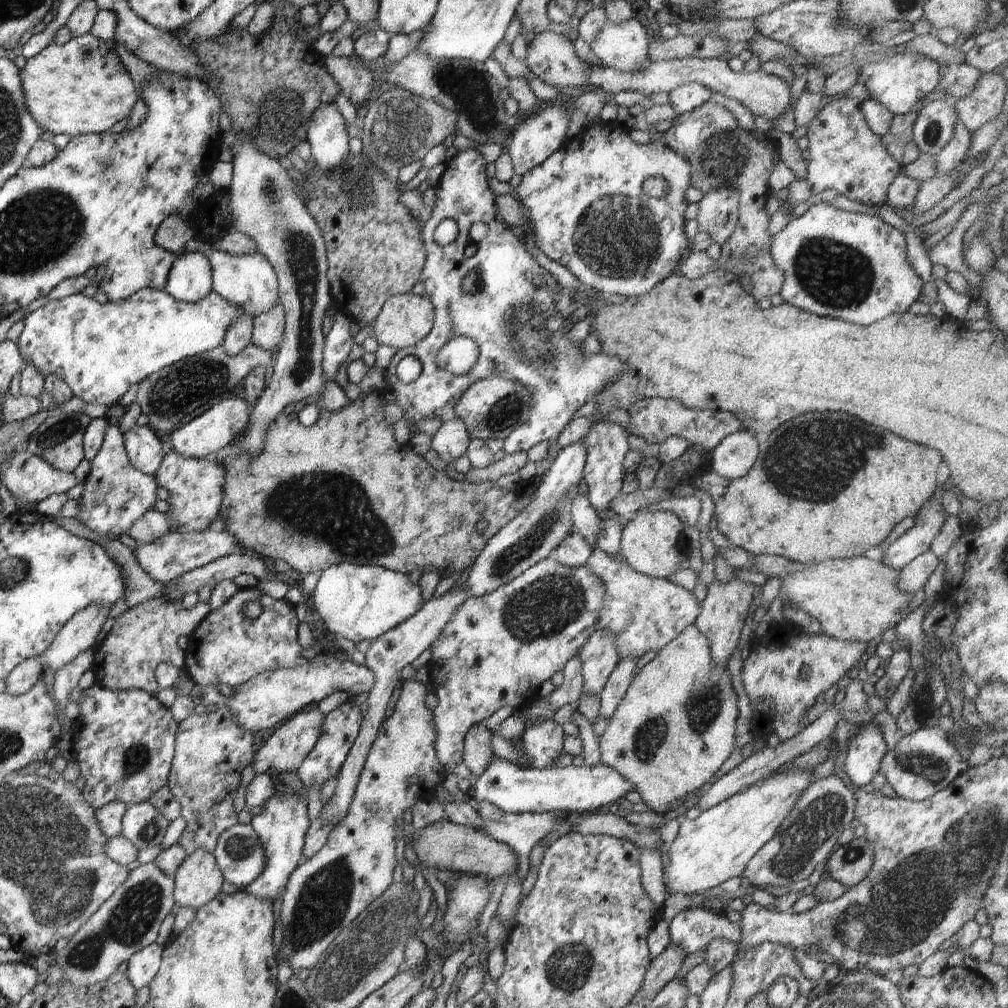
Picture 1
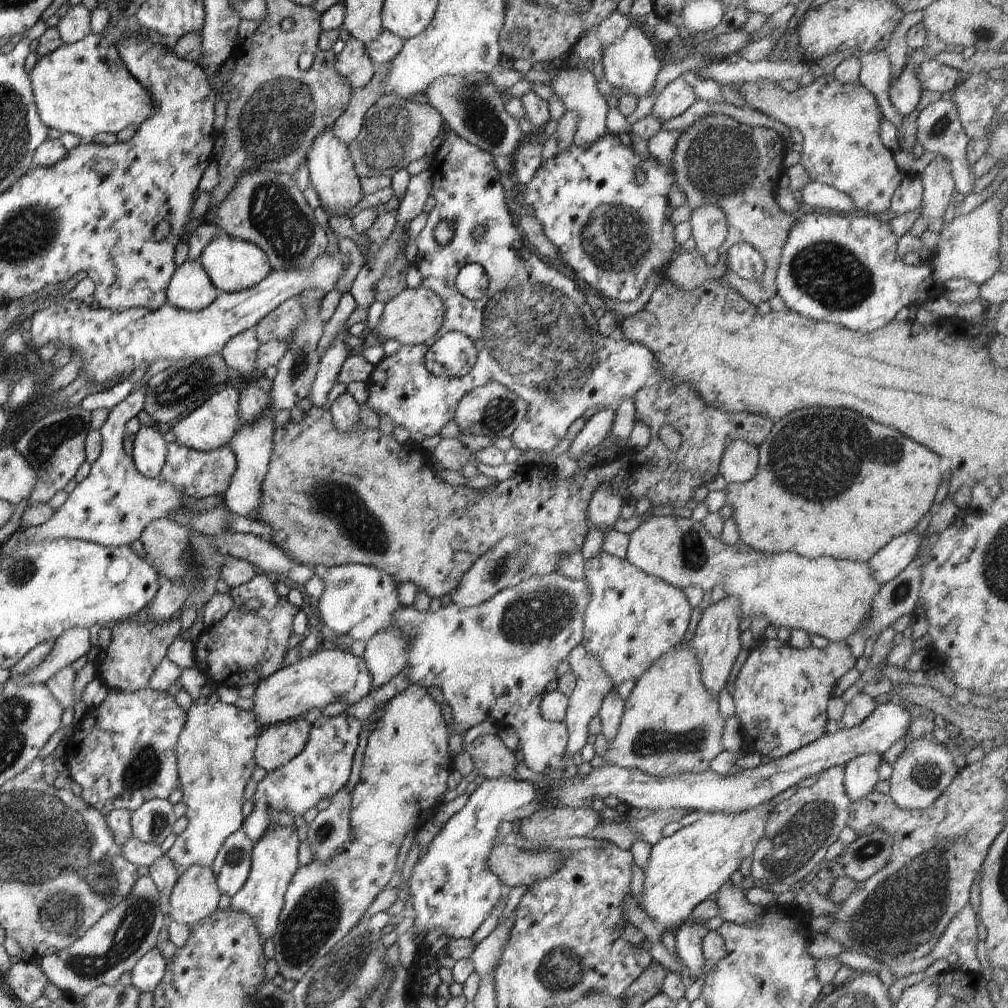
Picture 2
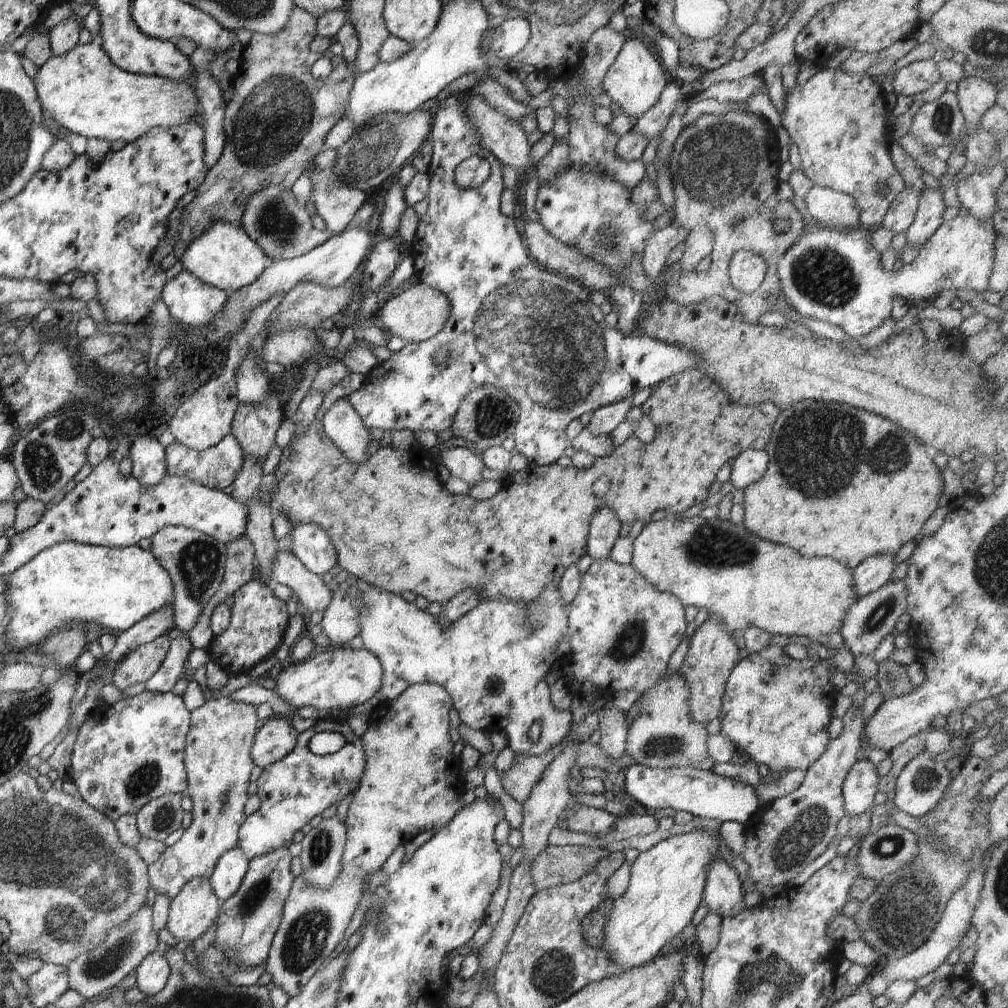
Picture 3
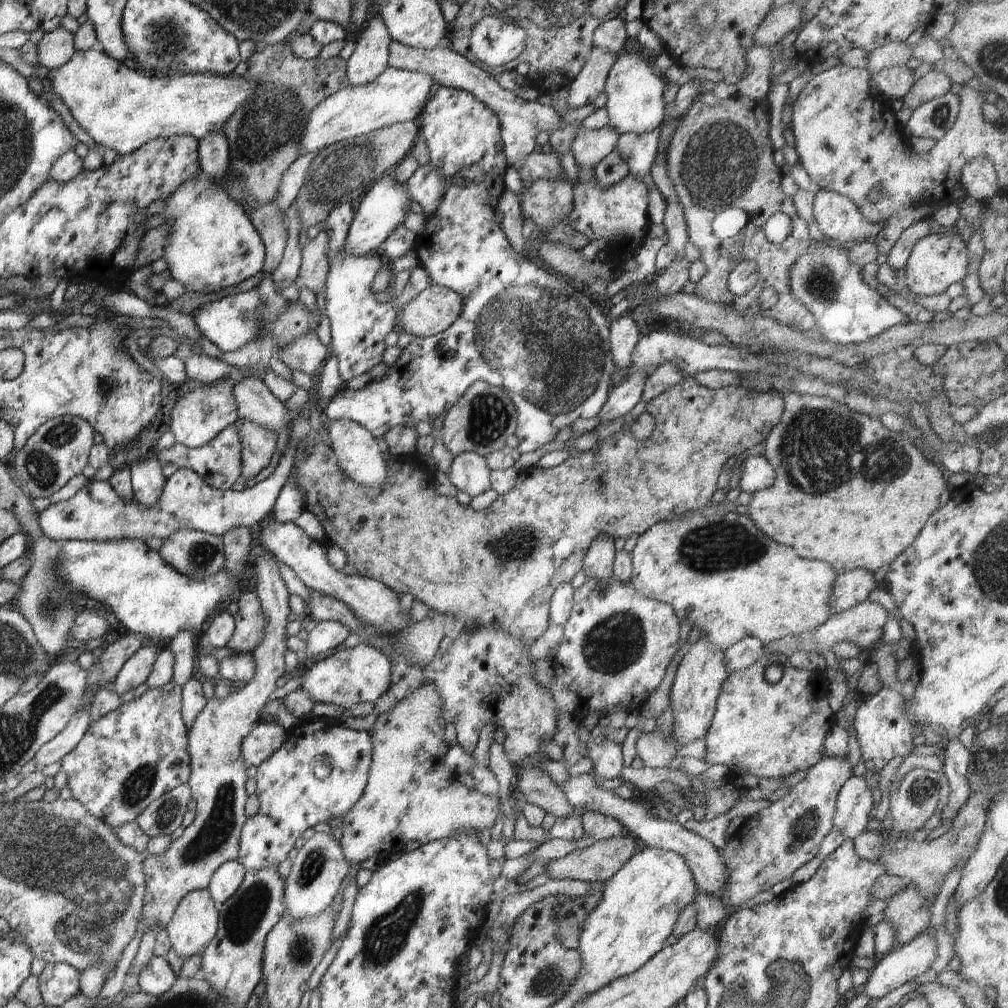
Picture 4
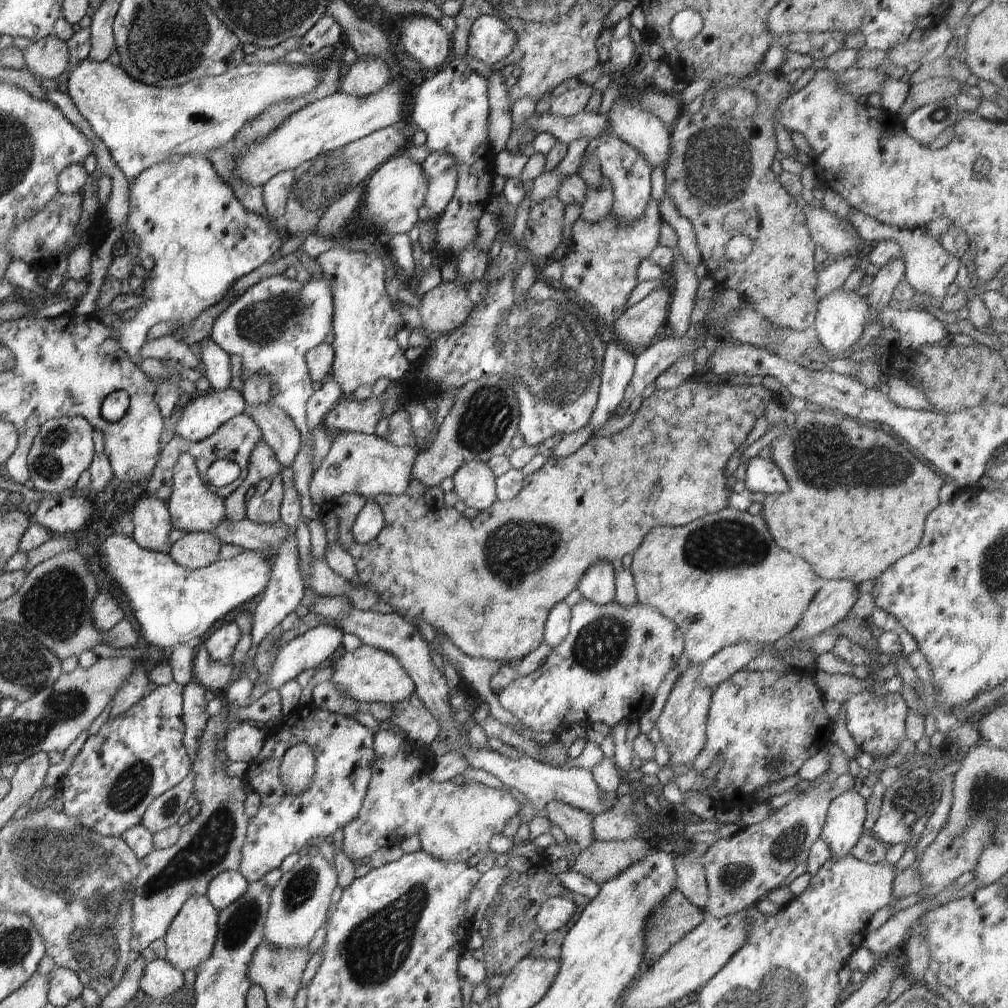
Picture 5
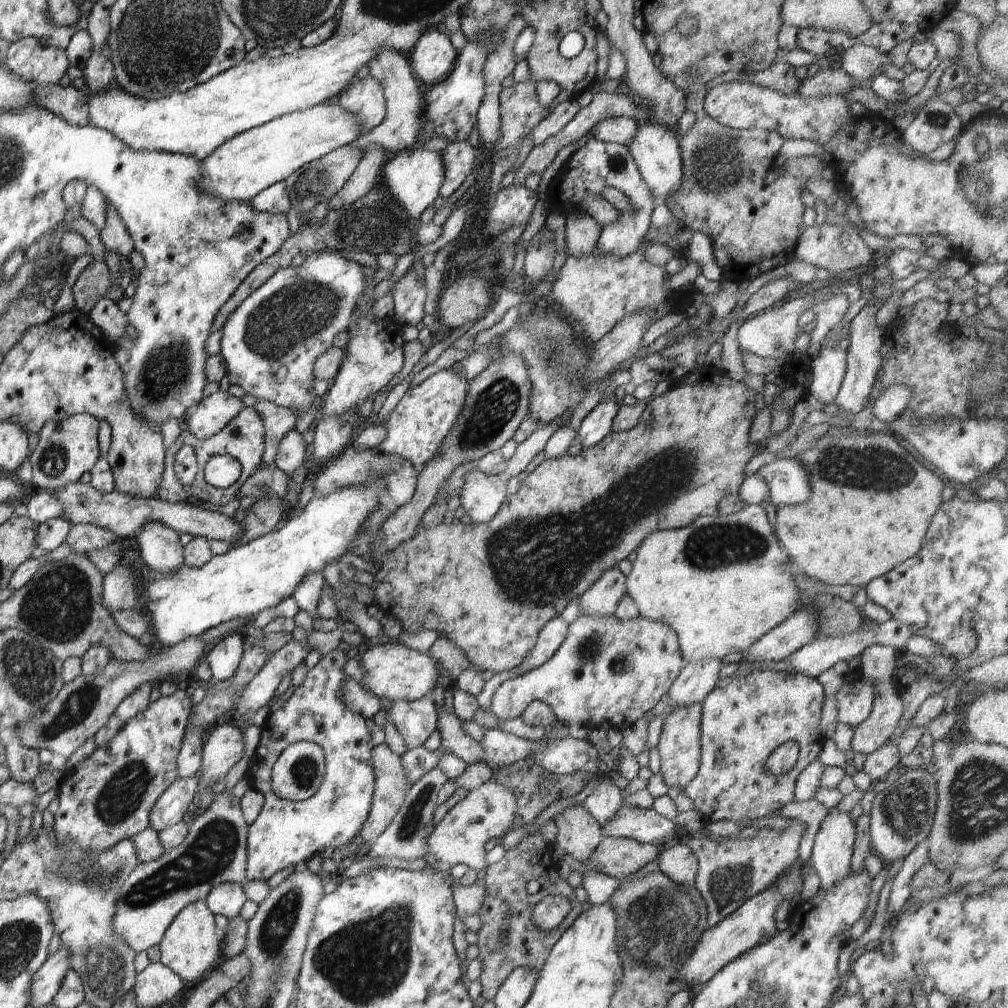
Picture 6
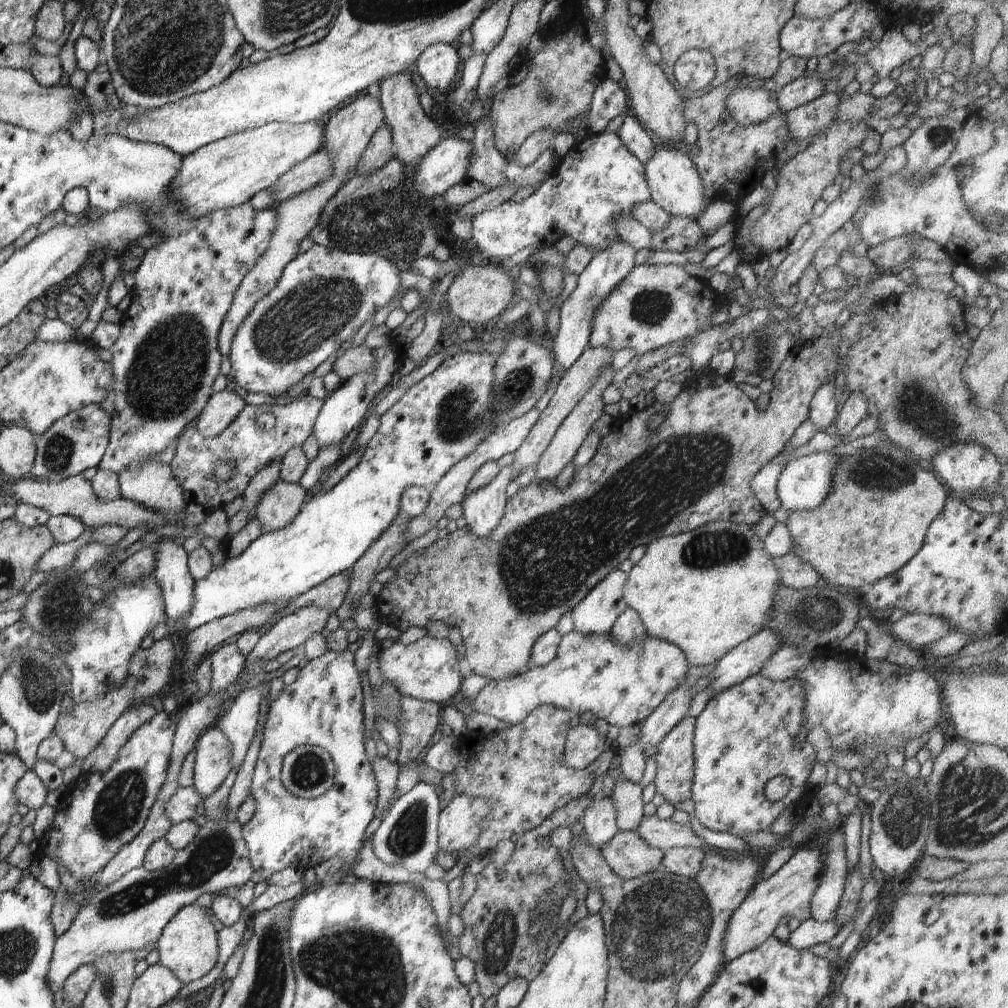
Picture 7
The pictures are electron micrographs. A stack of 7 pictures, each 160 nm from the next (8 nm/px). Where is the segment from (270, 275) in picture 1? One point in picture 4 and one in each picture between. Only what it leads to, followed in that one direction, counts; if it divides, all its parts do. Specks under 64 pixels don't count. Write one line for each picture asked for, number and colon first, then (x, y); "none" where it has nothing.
2: (232, 264)
3: (224, 256)
4: (213, 244)

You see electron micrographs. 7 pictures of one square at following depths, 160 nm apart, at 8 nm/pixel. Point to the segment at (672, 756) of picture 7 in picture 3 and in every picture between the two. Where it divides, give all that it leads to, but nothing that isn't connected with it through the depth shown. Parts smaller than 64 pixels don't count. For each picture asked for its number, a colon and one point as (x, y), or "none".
3: (712, 655)
4: (699, 677)
5: (682, 726)
6: (679, 748)

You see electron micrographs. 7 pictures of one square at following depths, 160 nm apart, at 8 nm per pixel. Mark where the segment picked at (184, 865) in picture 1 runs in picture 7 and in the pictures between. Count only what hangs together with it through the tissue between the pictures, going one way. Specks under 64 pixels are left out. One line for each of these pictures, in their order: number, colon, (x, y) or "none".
2: (195, 896)
3: (192, 911)
4: (191, 928)
5: (190, 939)
6: (192, 946)
7: (188, 945)

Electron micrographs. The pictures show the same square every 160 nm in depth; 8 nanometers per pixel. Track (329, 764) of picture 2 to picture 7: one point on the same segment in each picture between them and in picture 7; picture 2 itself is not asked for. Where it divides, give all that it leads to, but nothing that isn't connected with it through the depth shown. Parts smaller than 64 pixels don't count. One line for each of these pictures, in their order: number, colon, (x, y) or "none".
3: (292, 791)
4: (319, 773)
5: (285, 824)
6: (286, 832)
7: (323, 707)

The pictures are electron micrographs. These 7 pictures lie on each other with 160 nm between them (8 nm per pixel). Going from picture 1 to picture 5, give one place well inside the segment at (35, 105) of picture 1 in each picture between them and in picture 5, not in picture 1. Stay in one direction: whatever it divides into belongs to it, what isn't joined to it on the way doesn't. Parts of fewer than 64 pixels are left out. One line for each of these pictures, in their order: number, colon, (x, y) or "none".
2: (83, 88)
3: (83, 90)
4: (121, 108)
5: (141, 125)

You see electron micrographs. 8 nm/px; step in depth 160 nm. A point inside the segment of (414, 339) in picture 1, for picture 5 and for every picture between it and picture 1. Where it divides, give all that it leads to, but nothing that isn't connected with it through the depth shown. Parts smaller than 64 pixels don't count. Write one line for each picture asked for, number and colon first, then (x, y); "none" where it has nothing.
2: (414, 316)
3: (419, 313)
4: (428, 314)
5: (445, 308)

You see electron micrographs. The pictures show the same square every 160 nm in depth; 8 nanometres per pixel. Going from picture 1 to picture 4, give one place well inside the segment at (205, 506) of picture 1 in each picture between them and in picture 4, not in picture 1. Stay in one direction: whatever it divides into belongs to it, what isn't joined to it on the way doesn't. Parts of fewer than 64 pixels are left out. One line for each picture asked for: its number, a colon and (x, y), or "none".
2: (199, 474)
3: (217, 467)
4: (219, 463)

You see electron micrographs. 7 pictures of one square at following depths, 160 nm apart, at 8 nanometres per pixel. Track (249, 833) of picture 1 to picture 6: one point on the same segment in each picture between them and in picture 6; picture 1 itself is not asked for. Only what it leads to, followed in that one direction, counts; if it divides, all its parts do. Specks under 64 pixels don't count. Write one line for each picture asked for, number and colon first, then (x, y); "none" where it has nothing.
2: (232, 866)
3: (231, 868)
4: (228, 876)
5: (226, 887)
6: (227, 900)

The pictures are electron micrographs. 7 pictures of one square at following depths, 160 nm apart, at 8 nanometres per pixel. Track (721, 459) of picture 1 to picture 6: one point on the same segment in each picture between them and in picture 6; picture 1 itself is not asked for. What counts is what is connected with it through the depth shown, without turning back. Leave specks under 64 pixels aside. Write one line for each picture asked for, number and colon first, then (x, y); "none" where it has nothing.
2: (740, 462)
3: (749, 467)
4: (757, 473)
5: (763, 475)
6: (789, 484)

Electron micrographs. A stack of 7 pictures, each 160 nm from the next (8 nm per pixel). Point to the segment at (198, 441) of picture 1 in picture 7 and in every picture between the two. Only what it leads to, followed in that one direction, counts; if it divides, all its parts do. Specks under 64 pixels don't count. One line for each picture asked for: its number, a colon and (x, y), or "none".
2: (213, 425)
3: (203, 419)
4: (197, 417)
5: (204, 414)
6: (206, 419)
7: (224, 407)

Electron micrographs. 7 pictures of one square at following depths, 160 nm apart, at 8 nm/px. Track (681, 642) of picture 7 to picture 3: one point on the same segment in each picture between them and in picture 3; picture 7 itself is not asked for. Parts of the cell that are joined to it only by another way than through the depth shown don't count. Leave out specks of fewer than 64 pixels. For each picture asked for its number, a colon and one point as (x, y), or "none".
3: (745, 581)
4: (720, 573)
5: (722, 579)
6: (721, 583)

